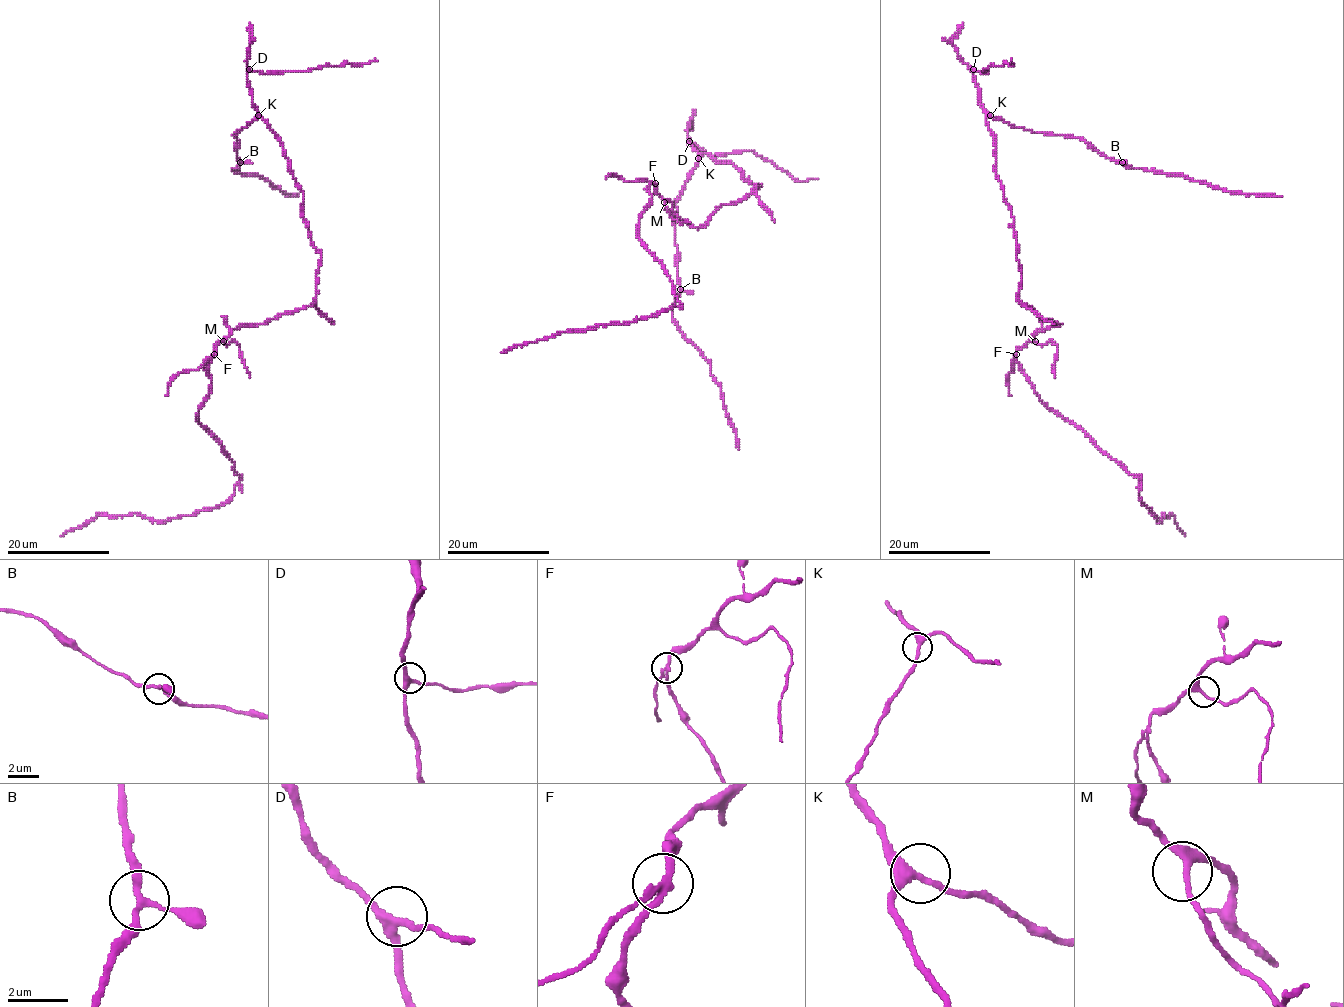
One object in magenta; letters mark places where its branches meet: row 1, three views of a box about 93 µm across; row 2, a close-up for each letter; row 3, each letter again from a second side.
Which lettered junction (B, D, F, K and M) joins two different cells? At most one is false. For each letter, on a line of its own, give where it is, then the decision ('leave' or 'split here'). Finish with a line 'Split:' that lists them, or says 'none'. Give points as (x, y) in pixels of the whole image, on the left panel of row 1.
B: at (240, 162); leave
D: at (249, 69); leave
F: at (214, 354); split here
K: at (258, 115); leave
M: at (223, 341); leave
Split: F

